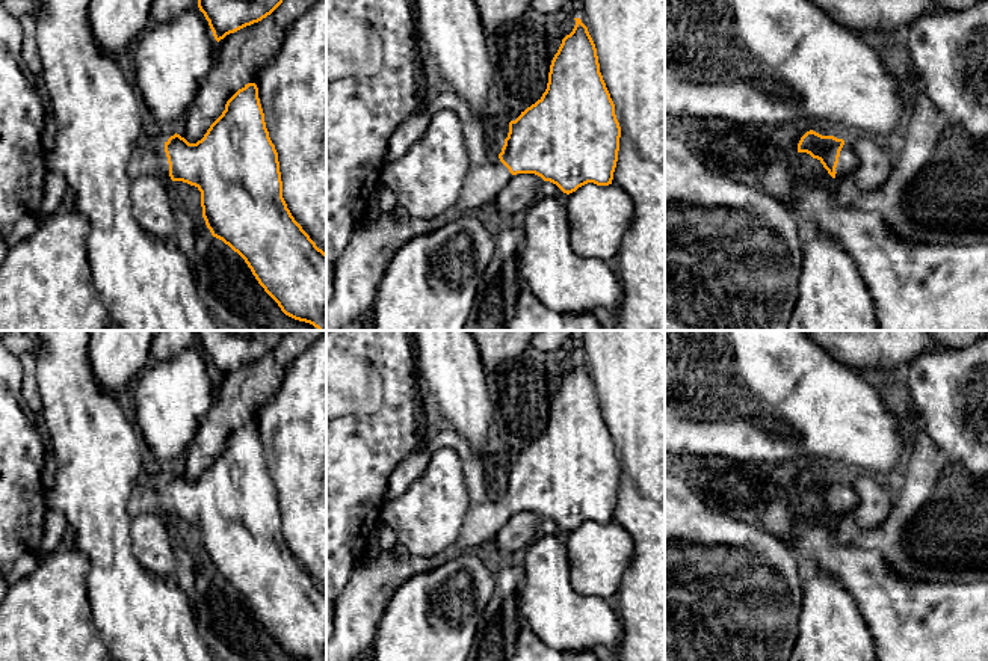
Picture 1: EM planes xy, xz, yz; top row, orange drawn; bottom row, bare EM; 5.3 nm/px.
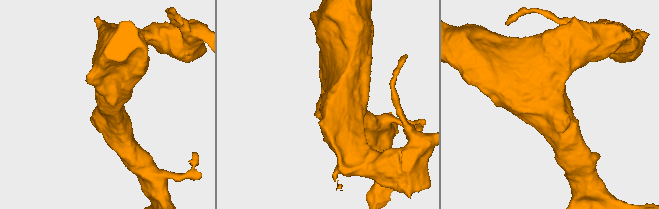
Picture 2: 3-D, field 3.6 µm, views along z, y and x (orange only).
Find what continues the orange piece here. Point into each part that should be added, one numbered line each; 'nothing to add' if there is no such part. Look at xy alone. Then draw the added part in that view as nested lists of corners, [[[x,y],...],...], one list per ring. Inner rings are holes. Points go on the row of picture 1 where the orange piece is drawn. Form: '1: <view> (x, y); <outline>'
1: xy (147, 159); [[[139,142],[128,158],[127,174],[131,180],[144,175],[154,175],[162,180],[171,178],[165,145]]]

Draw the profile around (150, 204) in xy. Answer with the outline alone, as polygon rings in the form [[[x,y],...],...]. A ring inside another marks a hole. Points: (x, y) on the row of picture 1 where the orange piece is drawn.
[[[144,175],[131,180],[131,210],[139,225],[159,240],[174,241],[177,220],[165,180]]]

